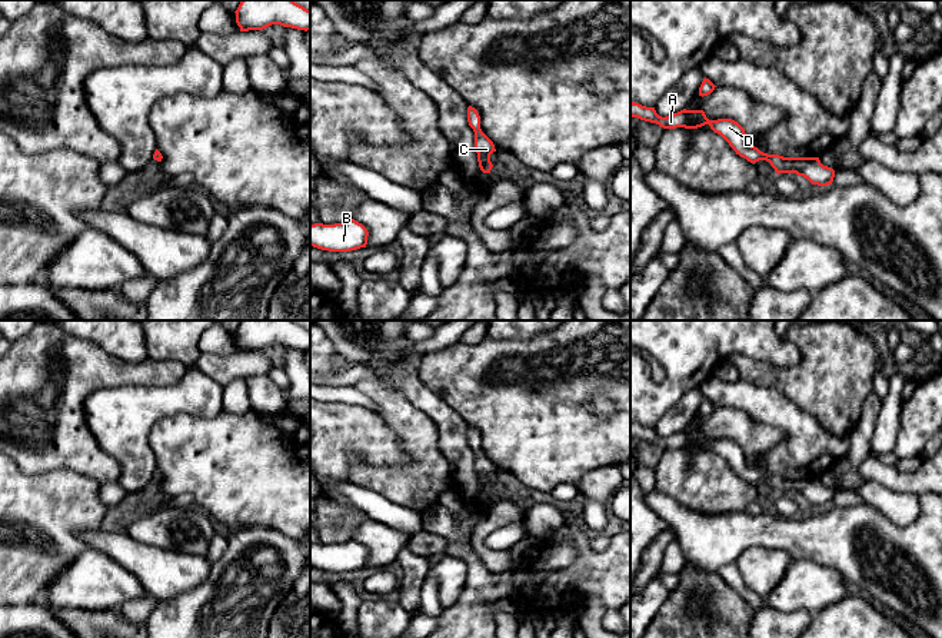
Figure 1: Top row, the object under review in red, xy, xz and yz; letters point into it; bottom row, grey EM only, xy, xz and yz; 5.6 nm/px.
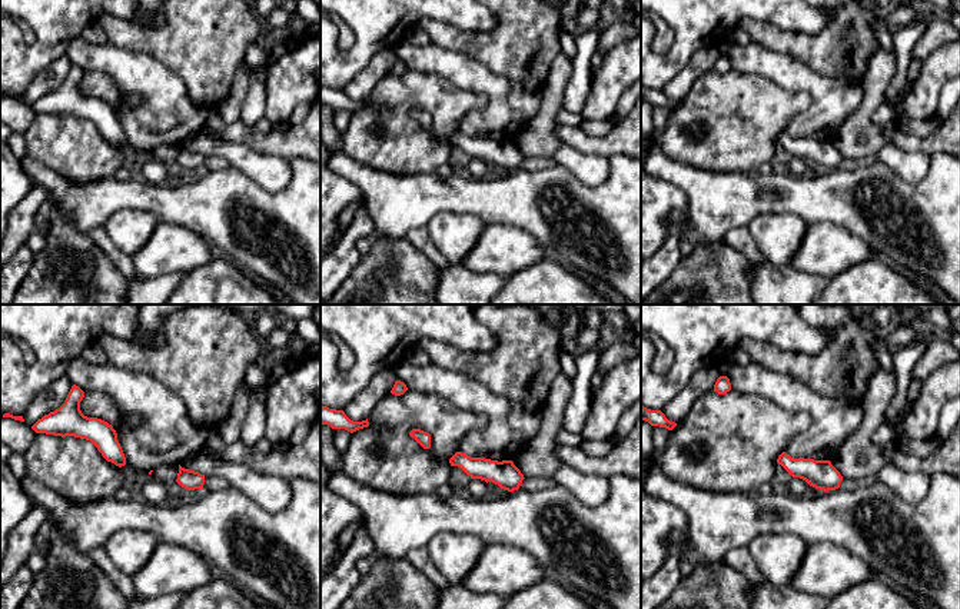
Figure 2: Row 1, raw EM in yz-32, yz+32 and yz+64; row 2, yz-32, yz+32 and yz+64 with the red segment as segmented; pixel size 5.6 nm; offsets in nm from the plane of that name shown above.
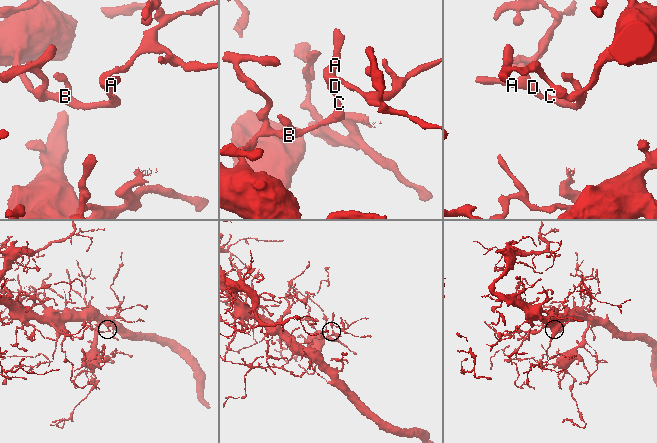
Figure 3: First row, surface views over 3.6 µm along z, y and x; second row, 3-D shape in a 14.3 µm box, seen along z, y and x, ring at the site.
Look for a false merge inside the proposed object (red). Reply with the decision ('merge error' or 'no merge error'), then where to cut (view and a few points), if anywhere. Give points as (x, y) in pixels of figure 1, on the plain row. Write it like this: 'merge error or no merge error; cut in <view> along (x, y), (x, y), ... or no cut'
no merge error; no cut

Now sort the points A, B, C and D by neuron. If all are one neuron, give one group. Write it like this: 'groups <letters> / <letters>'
groups A B C D

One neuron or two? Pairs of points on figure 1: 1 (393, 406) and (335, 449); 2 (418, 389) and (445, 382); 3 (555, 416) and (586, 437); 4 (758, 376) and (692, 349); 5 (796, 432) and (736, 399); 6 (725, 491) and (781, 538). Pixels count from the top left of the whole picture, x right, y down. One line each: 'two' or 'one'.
1: two
2: two
3: one
4: two
5: one
6: two

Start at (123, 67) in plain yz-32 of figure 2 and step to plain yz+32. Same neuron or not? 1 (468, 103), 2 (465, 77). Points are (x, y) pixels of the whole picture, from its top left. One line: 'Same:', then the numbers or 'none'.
Same: 2

